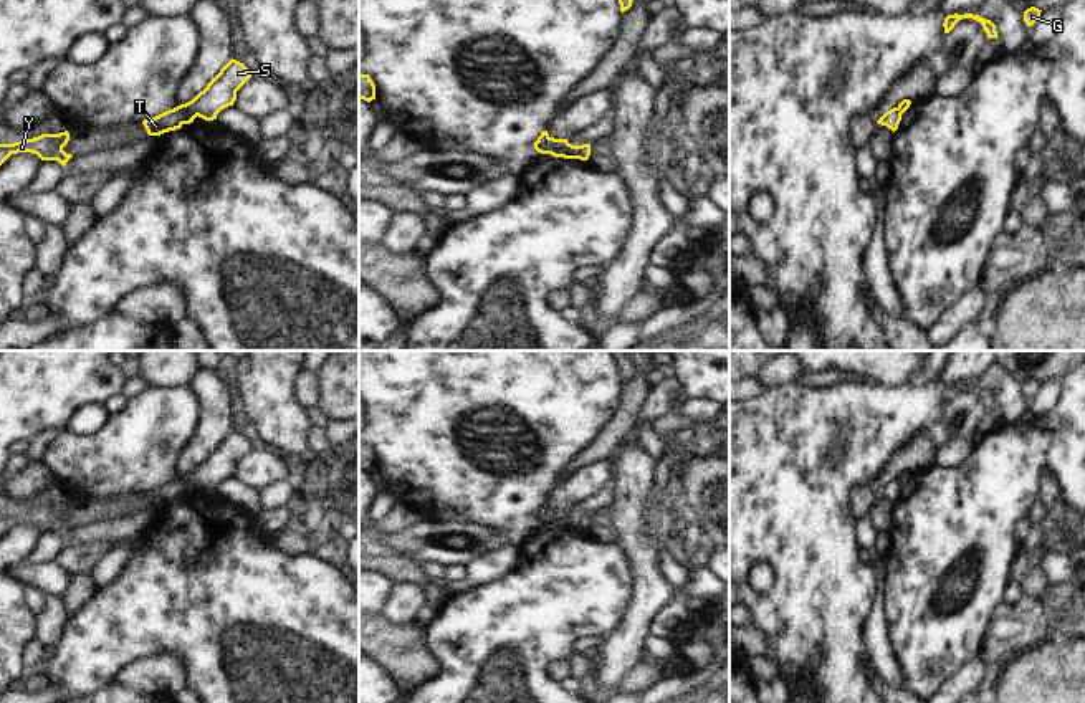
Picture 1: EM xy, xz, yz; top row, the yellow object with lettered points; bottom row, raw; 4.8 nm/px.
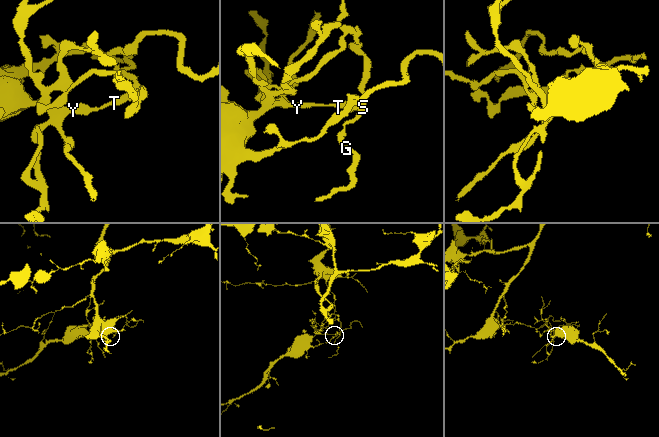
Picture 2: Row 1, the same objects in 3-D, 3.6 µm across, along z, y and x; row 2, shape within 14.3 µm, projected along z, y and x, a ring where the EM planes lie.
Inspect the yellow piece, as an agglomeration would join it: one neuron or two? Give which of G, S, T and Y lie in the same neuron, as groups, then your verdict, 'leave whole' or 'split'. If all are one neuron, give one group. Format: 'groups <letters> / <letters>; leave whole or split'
groups G S / T Y; split

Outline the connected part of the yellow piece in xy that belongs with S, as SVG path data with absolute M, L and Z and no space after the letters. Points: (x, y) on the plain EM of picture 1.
M232 428L203 461L179 478L185 485L194 485L205 491L213 491L222 480L233 476L237 461L250 448L250 440L243 433Z

